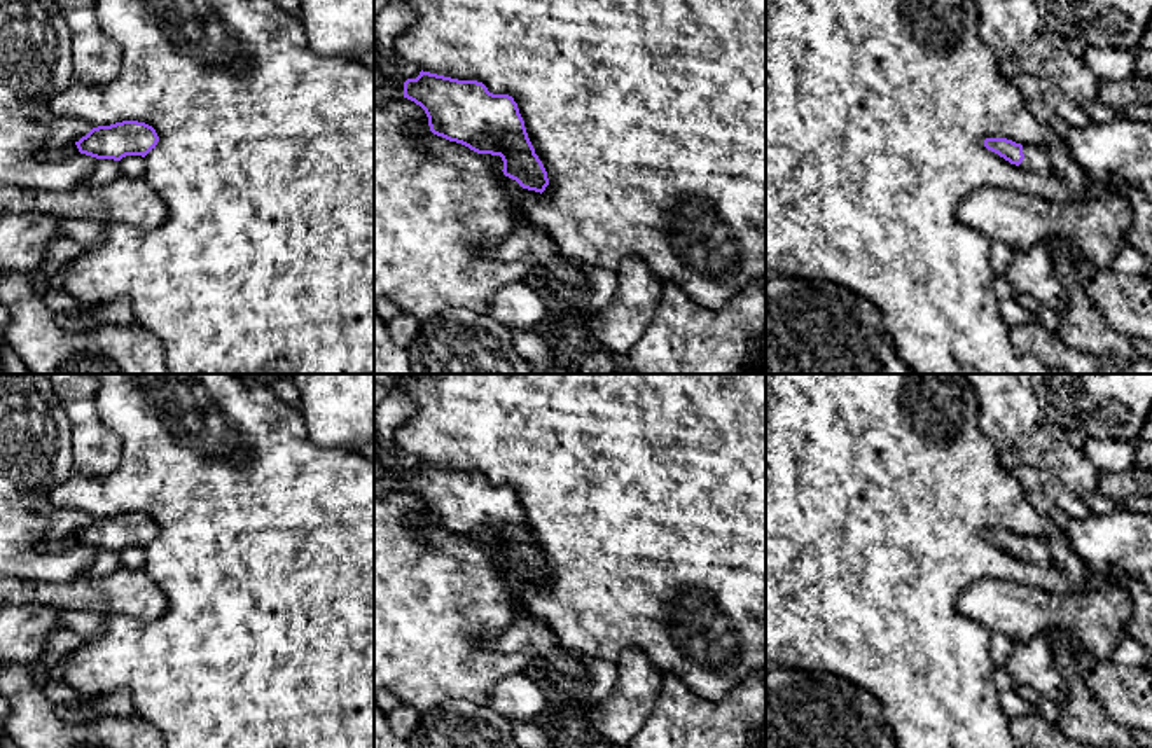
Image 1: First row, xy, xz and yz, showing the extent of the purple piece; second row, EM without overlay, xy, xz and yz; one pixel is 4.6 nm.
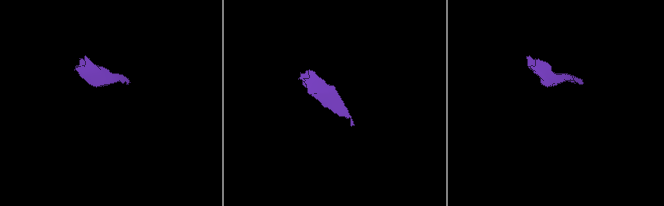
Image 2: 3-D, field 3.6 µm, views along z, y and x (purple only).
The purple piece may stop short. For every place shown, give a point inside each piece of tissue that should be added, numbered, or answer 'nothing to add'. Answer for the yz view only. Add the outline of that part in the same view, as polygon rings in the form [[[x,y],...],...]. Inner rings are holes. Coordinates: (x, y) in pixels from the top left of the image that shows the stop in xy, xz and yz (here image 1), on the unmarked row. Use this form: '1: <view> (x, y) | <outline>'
1: yz (1037, 551) | [[[1023,537],[1024,551],[1019,556],[1024,563],[1033,566],[1049,566],[1051,564],[1051,547],[1044,538]]]

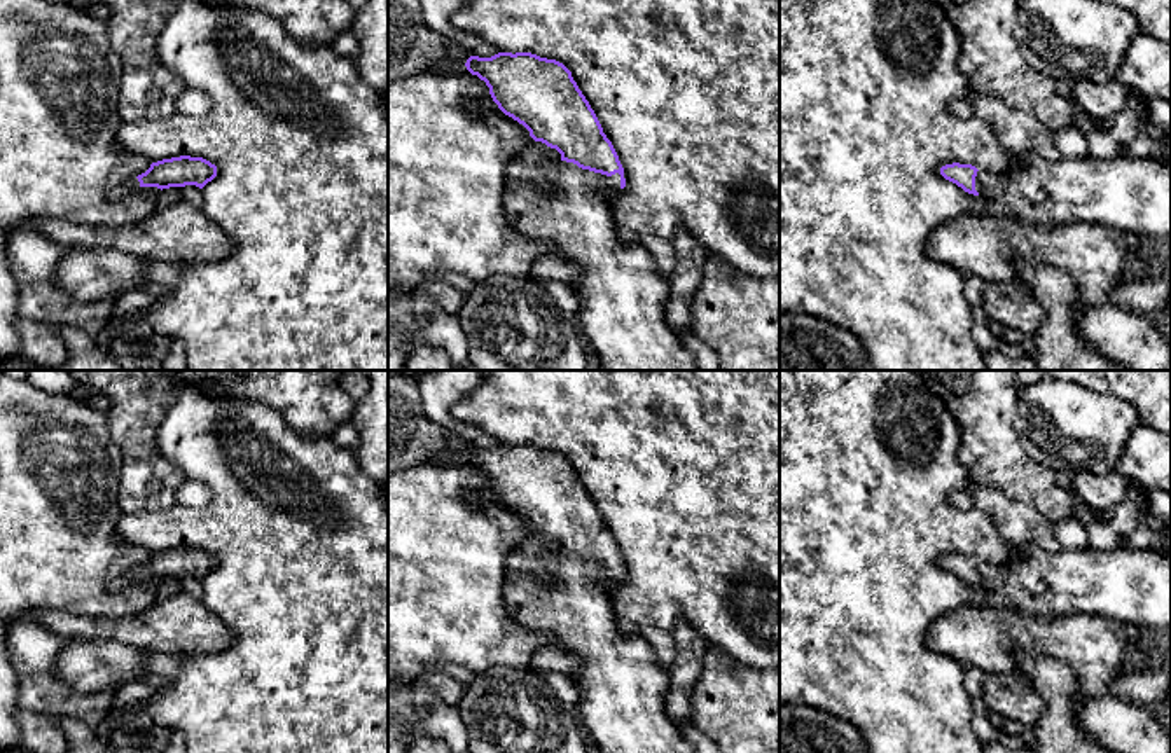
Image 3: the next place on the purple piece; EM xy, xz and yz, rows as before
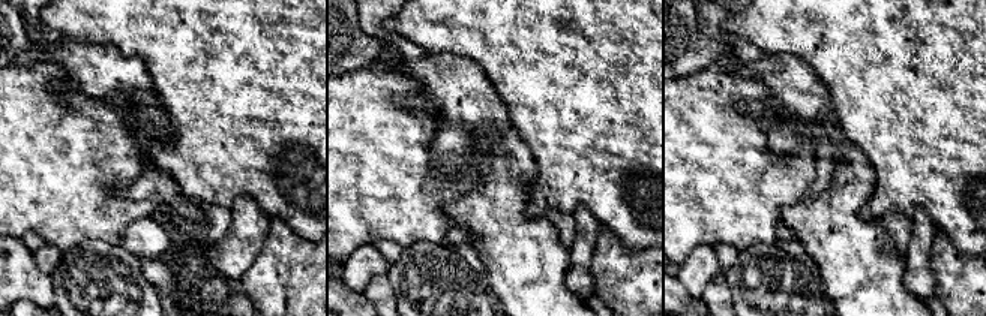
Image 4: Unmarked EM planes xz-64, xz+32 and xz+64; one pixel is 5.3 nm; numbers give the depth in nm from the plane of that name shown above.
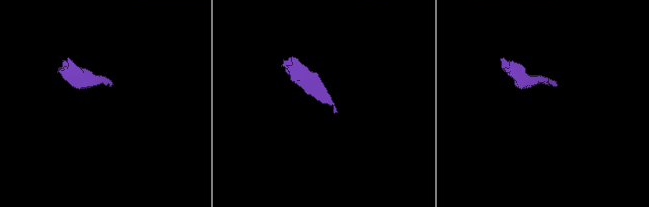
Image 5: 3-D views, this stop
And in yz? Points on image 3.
1: yz (1131, 586) | [[[1017,549],[1001,564],[979,561],[975,582],[1000,603],[1014,603],[1040,617],[1071,613],[1105,615],[1129,624],[1140,632],[1171,627],[1171,554],[1152,549],[1082,549],[1047,552]]]

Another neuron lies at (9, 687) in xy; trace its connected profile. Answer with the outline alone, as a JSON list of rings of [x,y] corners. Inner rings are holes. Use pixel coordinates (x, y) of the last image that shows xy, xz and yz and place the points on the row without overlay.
[[[0,620],[0,751],[21,746],[16,720],[19,681],[7,652],[5,622]]]

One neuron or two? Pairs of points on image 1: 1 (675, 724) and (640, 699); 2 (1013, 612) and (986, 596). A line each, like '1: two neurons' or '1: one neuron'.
1: two neurons
2: one neuron

